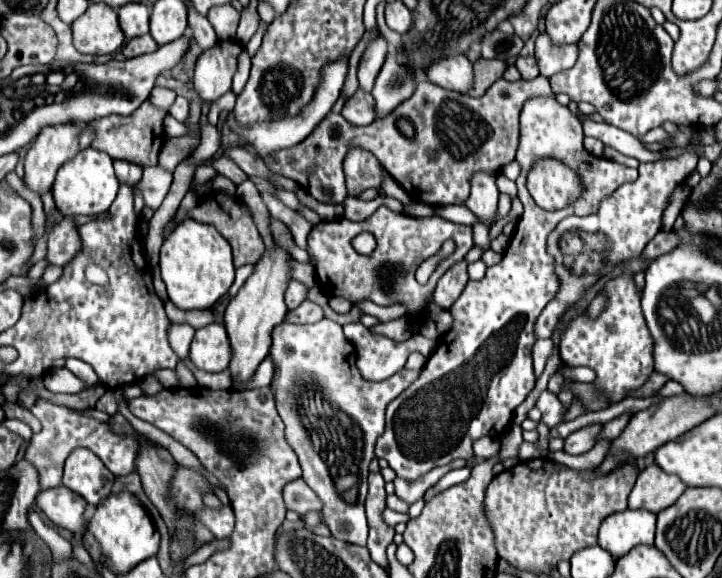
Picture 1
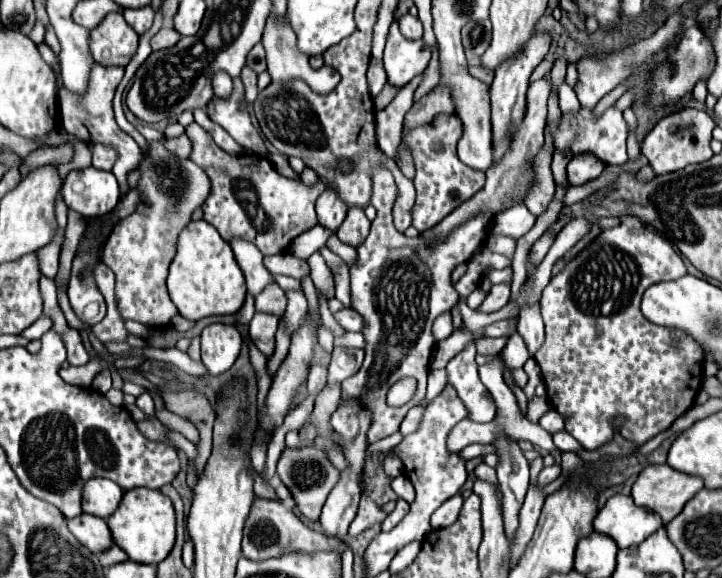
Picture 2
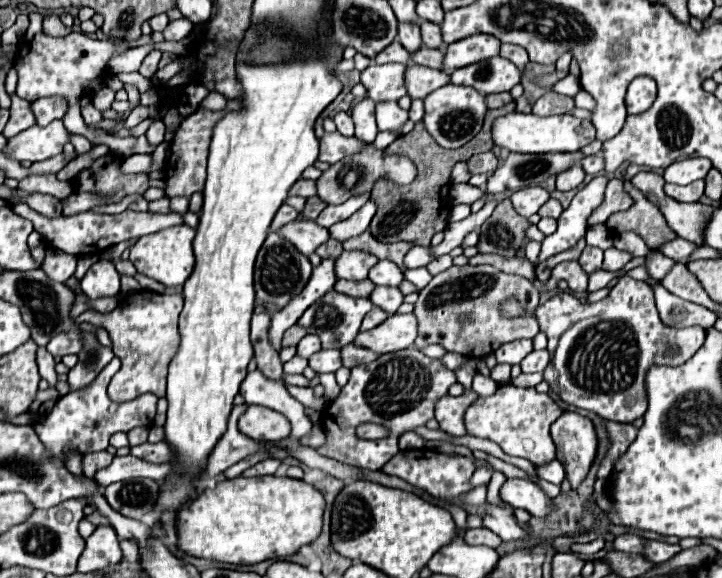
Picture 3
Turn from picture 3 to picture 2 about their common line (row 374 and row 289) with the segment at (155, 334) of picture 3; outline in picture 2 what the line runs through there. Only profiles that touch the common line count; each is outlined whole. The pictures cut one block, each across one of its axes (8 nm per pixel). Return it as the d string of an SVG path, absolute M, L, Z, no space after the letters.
M150 142L148 152L140 160L140 188L144 190L144 200L138 204L136 212L128 218L122 218L110 232L108 240L102 246L102 262L110 266L110 270L116 274L116 306L120 310L122 320L136 320L150 328L166 328L170 320L178 314L176 306L172 304L168 290L166 290L166 276L168 276L168 264L172 262L176 254L176 240L182 228L190 222L190 216L210 194L210 178L206 172L196 166L190 158L176 158L170 154L162 142Z

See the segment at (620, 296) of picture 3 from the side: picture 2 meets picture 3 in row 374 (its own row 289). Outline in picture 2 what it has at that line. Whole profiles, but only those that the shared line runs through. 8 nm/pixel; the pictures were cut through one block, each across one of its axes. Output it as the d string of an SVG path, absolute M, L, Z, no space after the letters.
M622 216L622 224L604 230L588 248L570 260L542 292L540 312L546 326L546 340L536 352L542 368L548 398L560 414L566 416L566 432L586 450L596 450L614 436L614 420L624 416L618 434L636 444L644 444L658 432L664 432L696 400L702 384L702 346L680 330L668 330L648 322L640 312L644 290L656 282L678 280L686 266L672 242L660 232L648 228L634 216Z

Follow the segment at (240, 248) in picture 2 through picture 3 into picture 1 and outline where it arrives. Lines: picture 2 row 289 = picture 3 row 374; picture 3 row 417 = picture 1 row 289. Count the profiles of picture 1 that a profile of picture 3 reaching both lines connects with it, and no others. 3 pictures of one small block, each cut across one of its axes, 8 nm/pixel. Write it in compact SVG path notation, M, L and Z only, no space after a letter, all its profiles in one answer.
M290 280L288 286L286 286L286 294L284 294L284 300L286 300L286 306L288 310L294 310L296 306L300 306L304 300L306 300L306 286L296 282L296 280Z

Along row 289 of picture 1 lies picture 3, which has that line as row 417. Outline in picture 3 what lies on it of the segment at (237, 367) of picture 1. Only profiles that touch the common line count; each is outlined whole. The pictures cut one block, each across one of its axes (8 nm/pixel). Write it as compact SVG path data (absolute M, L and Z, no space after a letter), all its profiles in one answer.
M248 406L244 416L238 420L238 428L242 434L254 440L282 440L292 432L290 422L280 416L280 412L272 412L260 406Z

